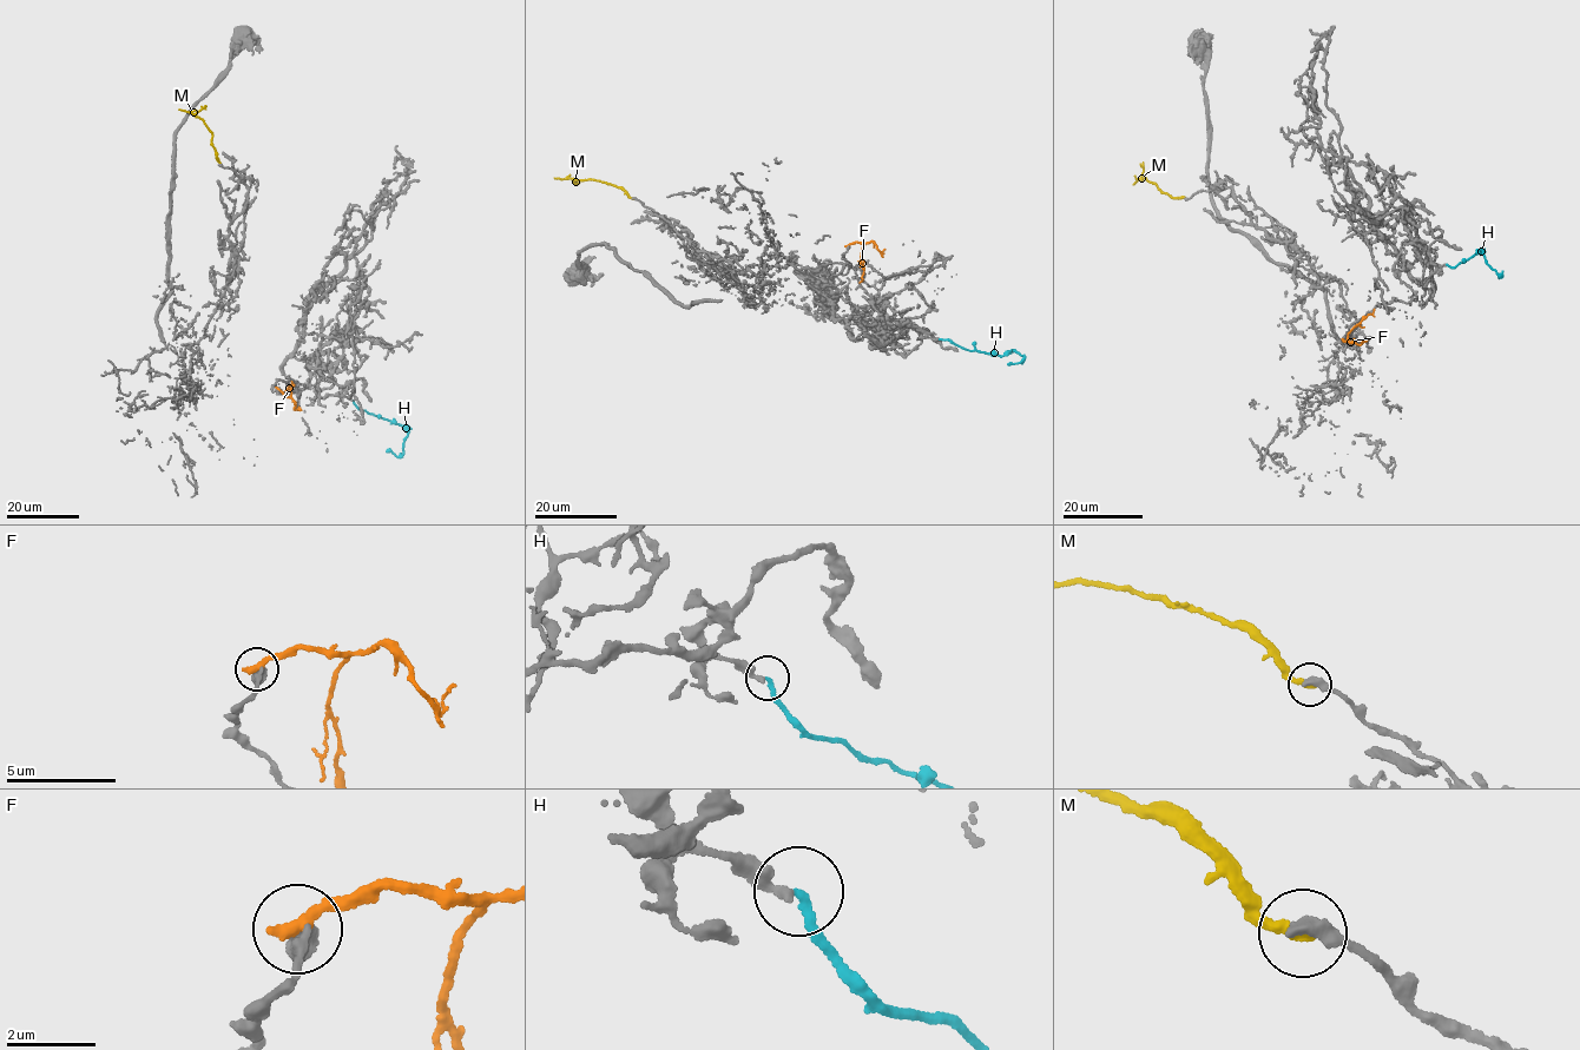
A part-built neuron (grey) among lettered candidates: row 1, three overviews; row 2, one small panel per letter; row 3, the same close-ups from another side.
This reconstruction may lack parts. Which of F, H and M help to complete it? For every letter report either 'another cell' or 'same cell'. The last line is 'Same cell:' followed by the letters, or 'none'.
F: another cell
H: another cell
M: another cell
Same cell: none

